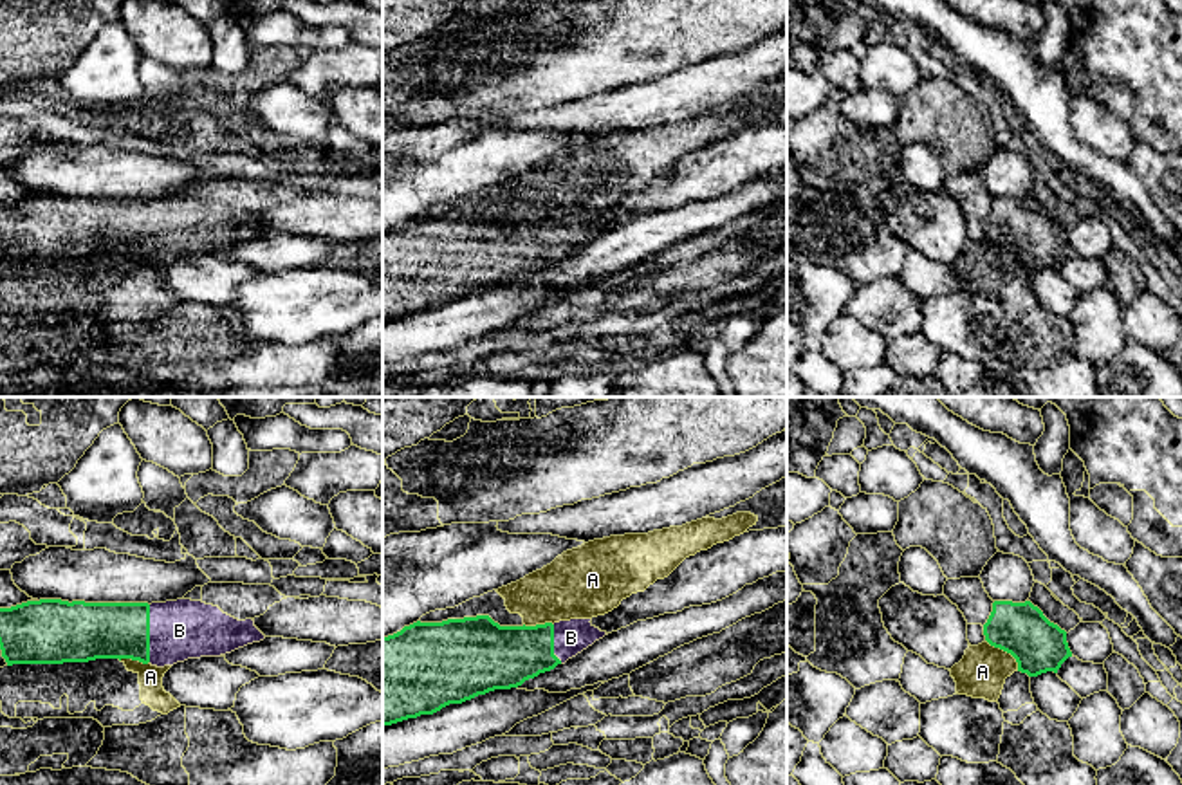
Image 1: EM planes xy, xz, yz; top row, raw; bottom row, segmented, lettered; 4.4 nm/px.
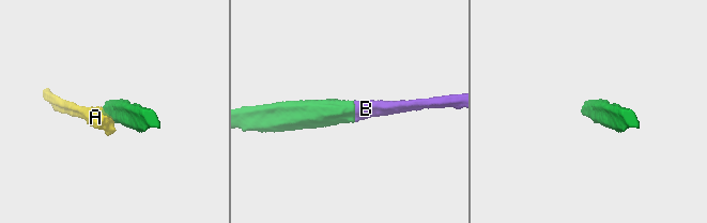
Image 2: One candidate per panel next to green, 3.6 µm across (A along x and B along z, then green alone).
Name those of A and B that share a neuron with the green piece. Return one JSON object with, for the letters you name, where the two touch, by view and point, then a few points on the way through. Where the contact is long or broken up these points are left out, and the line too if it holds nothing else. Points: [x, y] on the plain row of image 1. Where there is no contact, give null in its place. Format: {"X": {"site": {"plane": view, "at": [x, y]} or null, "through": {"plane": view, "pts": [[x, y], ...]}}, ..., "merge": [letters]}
{"B": {"site": {"plane": "xy", "at": [148, 230]}}, "merge": ["B"]}

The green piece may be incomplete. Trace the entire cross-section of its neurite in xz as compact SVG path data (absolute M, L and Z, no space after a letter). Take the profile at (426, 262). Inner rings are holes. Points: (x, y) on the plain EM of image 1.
M489 211L413 218L383 233L383 321L511 285L608 231L592 215L500 222Z

